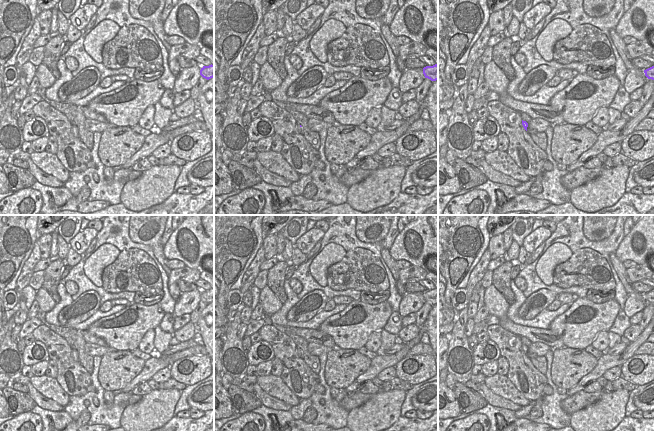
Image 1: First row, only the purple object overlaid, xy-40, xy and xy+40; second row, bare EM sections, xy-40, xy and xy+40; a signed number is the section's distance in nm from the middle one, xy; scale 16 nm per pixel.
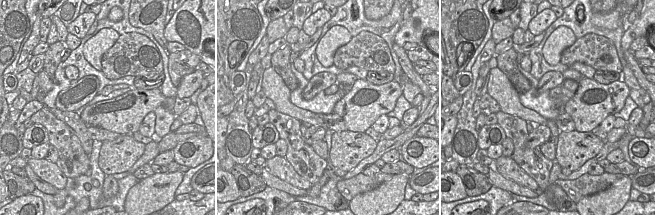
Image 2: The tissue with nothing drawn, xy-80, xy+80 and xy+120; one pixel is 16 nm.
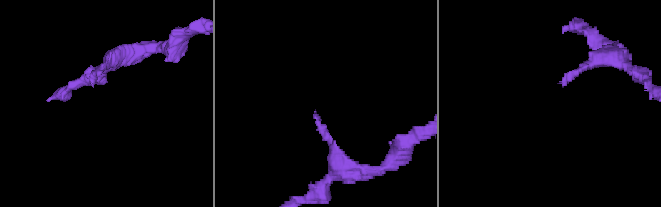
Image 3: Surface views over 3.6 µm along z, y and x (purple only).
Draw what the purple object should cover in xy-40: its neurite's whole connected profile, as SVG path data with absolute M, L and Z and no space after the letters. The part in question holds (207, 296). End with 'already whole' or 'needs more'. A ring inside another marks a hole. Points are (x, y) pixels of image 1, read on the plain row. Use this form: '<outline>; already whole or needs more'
M214 289L203 290L200 294L200 299L209 304L214 301Z; already whole

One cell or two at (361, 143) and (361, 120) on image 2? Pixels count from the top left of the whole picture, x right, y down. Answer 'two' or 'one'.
two

